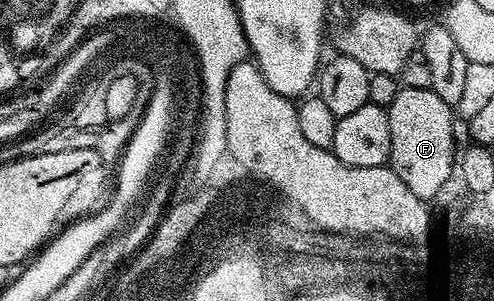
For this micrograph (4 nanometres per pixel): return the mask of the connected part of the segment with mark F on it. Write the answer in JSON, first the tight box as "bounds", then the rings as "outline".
{"bounds":[387,88,455,200],"outline":[[[401,88],[394,102],[387,107],[391,124],[391,152],[388,165],[415,192],[415,196],[426,200],[433,197],[455,174],[455,150],[453,154],[454,107],[439,97],[432,88]]]}

